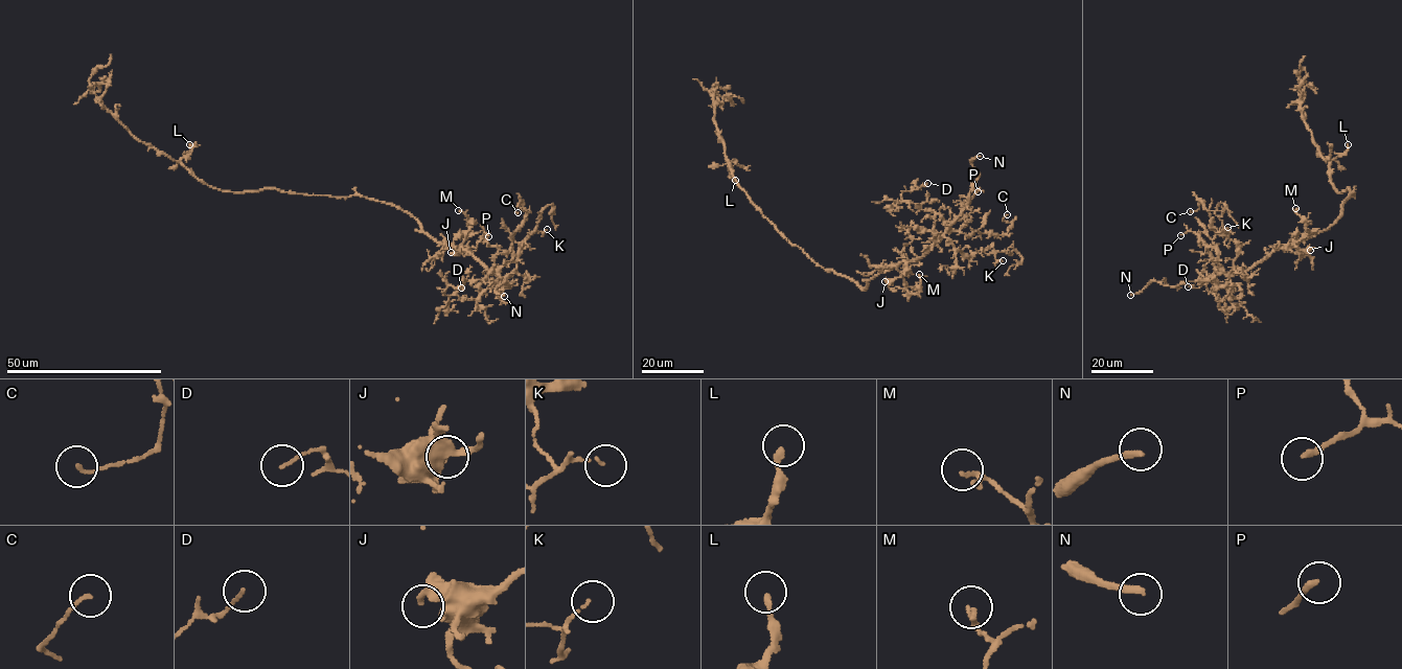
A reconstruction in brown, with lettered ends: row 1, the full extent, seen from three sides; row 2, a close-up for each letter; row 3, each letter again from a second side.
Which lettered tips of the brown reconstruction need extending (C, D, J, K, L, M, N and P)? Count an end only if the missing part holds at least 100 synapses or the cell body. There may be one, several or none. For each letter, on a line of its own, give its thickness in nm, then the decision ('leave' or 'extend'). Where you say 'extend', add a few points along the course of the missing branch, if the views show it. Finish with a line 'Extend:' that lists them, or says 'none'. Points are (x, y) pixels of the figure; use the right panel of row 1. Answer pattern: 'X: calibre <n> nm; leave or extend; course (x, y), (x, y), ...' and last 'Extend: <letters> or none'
C: calibre 100 nm; leave
D: calibre 90 nm; leave
J: calibre 240 nm; leave
K: calibre 60 nm; leave
L: calibre 190 nm; leave
M: calibre 180 nm; leave
N: calibre 240 nm; extend; course (1130, 295), (1127, 306), (1131, 307), (1128, 306)
P: calibre 190 nm; leave
Extend: N

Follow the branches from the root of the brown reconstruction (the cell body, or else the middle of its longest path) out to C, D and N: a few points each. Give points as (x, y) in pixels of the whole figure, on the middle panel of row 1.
C: (830, 270), (865, 289), (881, 270), (922, 257), (946, 232), (1004, 235), (1012, 223), (1002, 221), (1007, 214)
D: (830, 270), (865, 289), (881, 270), (928, 252), (945, 232), (945, 222), (901, 195), (927, 183)
N: (830, 270), (865, 289), (868, 280), (881, 270), (922, 257), (966, 207), (978, 178), (971, 162), (980, 156)

